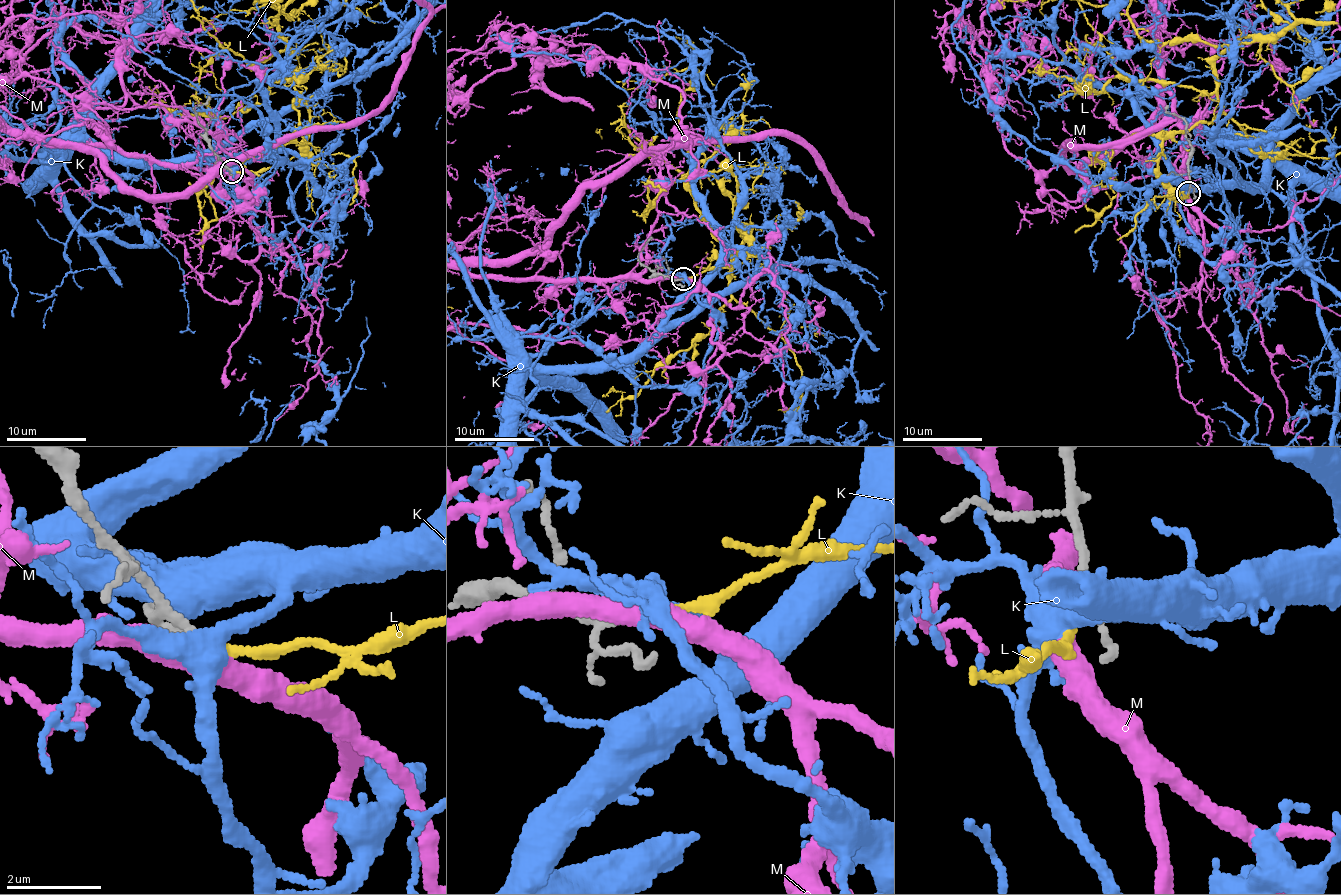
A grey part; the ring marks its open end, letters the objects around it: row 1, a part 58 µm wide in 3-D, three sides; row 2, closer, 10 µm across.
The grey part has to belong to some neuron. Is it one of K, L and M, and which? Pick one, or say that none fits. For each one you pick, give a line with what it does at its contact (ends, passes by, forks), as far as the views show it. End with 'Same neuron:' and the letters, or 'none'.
L: It ends there
Same neuron: L

